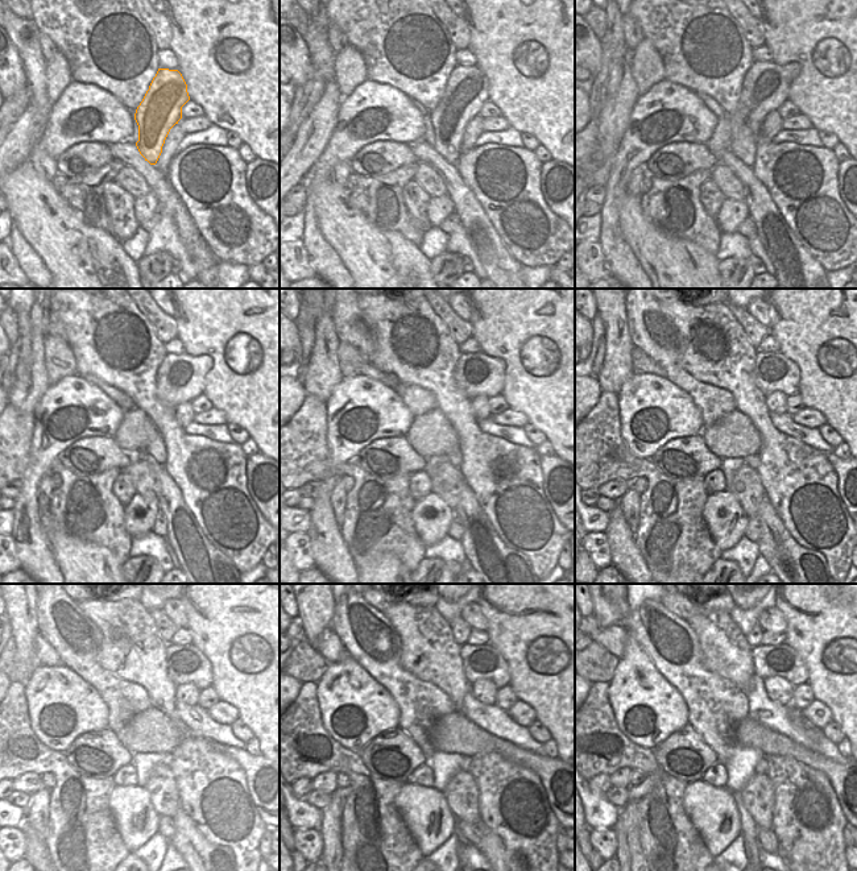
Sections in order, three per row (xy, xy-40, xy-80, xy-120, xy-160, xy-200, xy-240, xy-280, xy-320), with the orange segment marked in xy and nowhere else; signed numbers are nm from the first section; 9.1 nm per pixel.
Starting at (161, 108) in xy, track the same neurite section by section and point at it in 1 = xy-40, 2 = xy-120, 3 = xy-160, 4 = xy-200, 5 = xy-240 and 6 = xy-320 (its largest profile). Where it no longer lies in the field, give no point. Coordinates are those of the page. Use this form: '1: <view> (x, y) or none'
1: xy-40 (466, 92)
2: xy-120 (179, 378)
3: xy-160 (476, 374)
4: xy-200 (774, 372)
5: xy-240 (185, 663)
6: xy-320 (782, 660)

